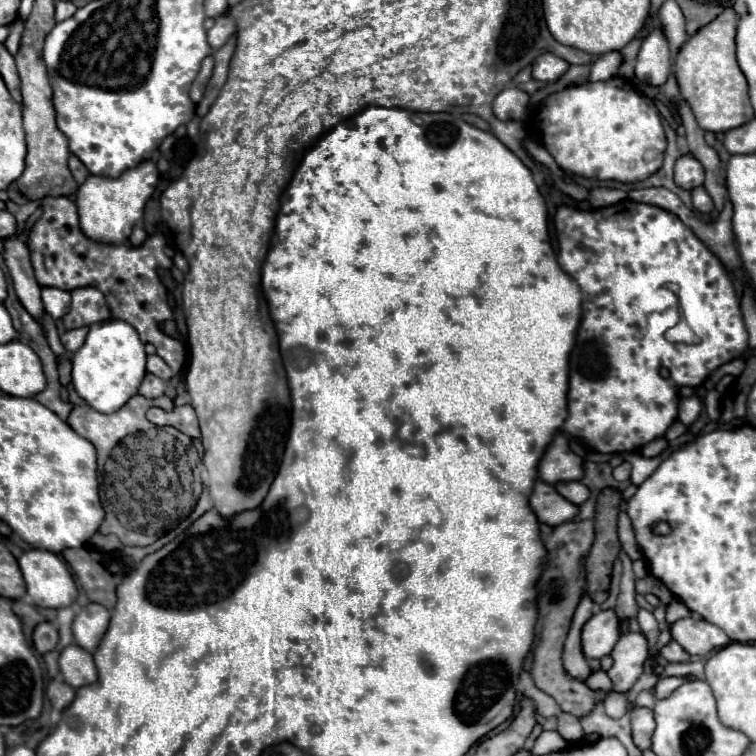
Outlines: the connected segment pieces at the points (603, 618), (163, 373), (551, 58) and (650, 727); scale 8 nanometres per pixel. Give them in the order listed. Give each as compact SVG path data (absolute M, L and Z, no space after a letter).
M614 611L594 613L582 627L582 653L586 659L602 659L612 653L620 637Z
M150 355L150 357L148 357L146 371L152 373L152 375L156 375L156 377L160 377L160 379L164 379L164 381L170 381L170 379L172 379L170 367L168 367L162 359L158 359L158 355Z
M542 53L538 59L532 63L532 77L538 81L558 81L566 71L568 71L568 61L554 53Z
M634 707L632 713L632 739L640 751L650 749L650 735L654 733L654 717L650 709Z

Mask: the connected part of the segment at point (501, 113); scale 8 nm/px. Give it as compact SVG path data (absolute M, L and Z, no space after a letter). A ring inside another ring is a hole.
M506 87L504 91L500 91L492 103L492 111L498 119L508 121L508 119L516 119L520 121L526 113L530 95L524 93L518 87Z

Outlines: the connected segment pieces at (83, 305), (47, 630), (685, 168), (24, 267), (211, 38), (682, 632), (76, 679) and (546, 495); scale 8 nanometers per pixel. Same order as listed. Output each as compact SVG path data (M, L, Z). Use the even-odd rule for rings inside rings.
M82 287L72 291L70 311L64 315L62 321L66 329L78 329L108 319L112 319L112 313L104 295L96 287Z
M50 621L40 623L40 625L34 629L34 635L32 635L32 641L34 641L34 647L36 647L38 653L54 651L58 639L60 639L58 629L56 629L56 625L50 623Z
M682 155L674 167L674 181L682 189L694 189L704 183L704 167L692 155Z
M40 206L27 220L24 233L16 239L8 239L4 241L4 261L10 269L12 281L14 281L14 289L16 295L20 299L20 303L24 305L24 309L40 323L42 323L42 315L44 315L44 305L42 305L42 297L40 297L40 287L34 279L32 273L32 265L30 265L30 255L28 255L28 247L26 247L26 231L34 225L38 217L42 214Z
M230 15L218 17L214 27L208 31L208 45L212 49L220 49L232 37L234 31L236 31L236 27L234 27L234 19Z
M678 619L670 631L672 639L678 641L690 655L706 655L730 643L730 637L720 627L704 619Z
M68 645L60 653L58 663L60 663L60 671L64 675L64 681L68 685L72 685L74 689L90 685L98 679L92 655L88 651L82 651L82 647L78 647L78 645Z
M536 481L532 495L530 495L530 509L536 513L540 523L556 527L566 523L578 513L578 507L556 493L556 489L544 481Z

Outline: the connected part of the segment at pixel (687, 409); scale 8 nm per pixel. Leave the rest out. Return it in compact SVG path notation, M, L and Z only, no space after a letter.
M684 397L678 405L678 421L684 425L692 425L702 411L702 401L698 397Z

